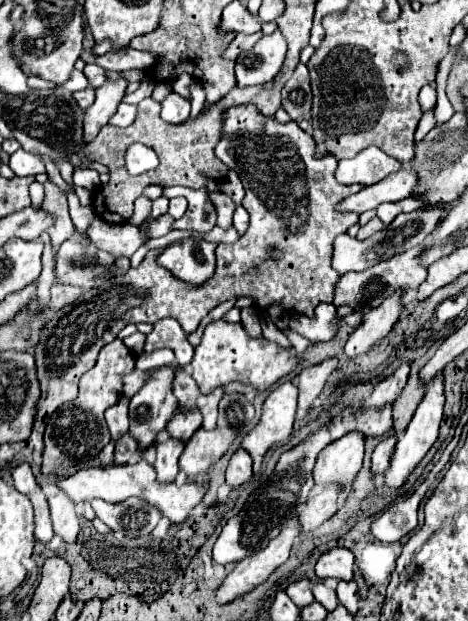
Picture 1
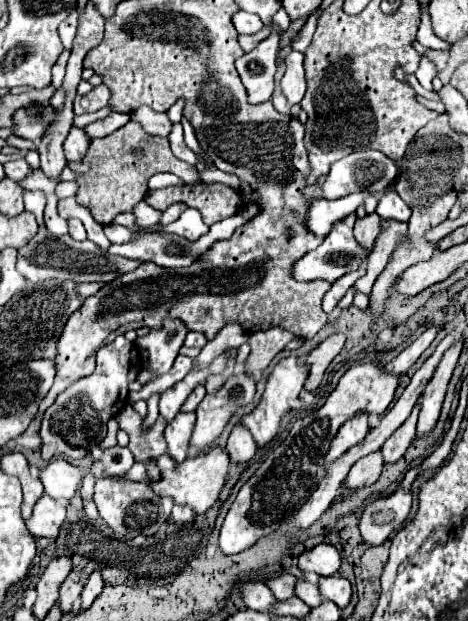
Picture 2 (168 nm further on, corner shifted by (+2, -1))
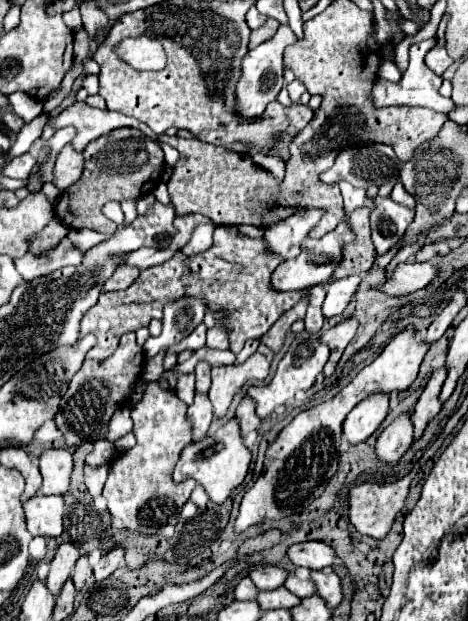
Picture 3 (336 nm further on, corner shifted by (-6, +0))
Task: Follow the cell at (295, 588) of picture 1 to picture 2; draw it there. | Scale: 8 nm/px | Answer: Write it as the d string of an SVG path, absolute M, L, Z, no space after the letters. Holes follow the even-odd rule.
M282 574L282 576L276 576L276 578L270 578L266 580L268 588L272 588L272 592L276 594L278 600L288 600L294 594L294 586L296 586L296 576L292 574Z

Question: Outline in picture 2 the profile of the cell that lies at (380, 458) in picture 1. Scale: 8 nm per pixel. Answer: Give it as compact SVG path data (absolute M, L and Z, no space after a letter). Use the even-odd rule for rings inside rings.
M414 406L412 414L406 418L406 422L382 444L380 452L386 464L394 464L398 458L402 458L402 454L408 450L408 446L412 444L412 438L416 434L416 420L418 420L418 406Z

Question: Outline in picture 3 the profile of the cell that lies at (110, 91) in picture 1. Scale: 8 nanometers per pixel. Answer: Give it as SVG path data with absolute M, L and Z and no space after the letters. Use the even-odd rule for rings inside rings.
M66 145L56 161L54 161L54 185L60 189L60 191L66 191L70 185L74 185L78 179L80 179L80 173L84 169L84 157L82 153L76 153L72 149L72 145Z

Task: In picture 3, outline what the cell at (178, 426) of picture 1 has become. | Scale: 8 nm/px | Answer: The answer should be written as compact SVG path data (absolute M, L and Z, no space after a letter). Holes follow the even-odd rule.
M206 361L196 365L196 391L208 393L210 389L210 365Z

